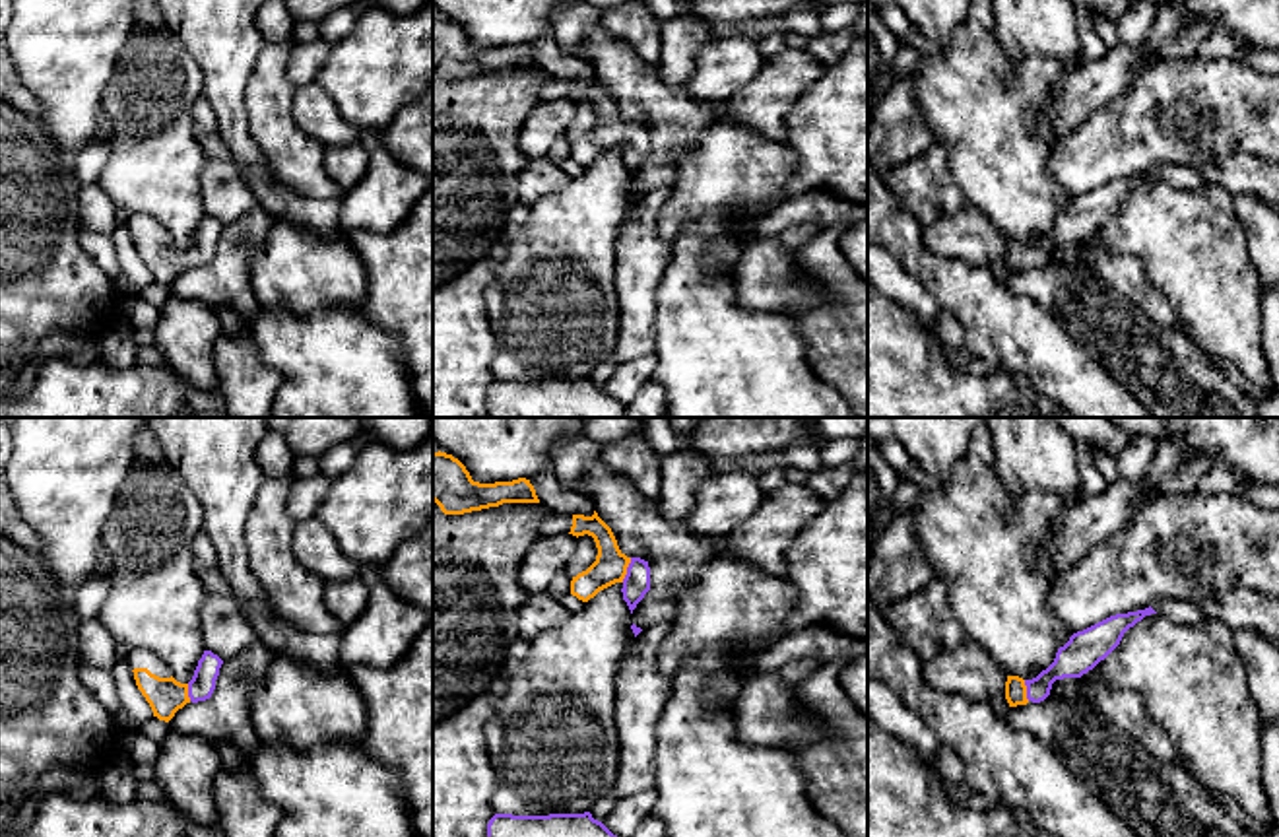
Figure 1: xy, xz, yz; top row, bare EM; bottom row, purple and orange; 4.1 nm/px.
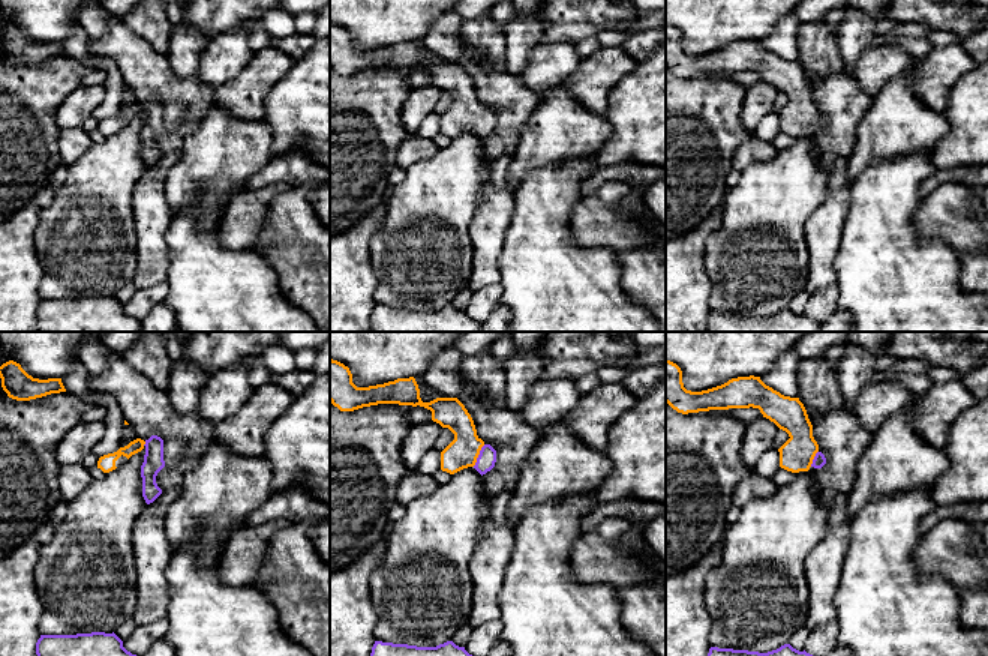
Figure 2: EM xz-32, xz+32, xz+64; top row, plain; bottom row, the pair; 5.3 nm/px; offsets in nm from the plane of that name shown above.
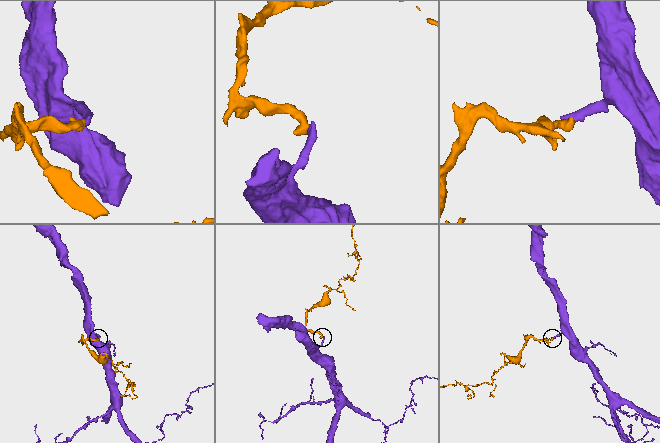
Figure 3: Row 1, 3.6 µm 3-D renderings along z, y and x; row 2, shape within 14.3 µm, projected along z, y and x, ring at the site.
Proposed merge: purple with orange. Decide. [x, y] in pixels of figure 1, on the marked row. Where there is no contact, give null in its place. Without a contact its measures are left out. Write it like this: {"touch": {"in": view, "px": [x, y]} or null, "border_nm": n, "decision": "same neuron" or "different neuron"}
{"touch": {"in": "xz", "px": [627, 569]}, "border_nm": 110, "decision": "same neuron"}

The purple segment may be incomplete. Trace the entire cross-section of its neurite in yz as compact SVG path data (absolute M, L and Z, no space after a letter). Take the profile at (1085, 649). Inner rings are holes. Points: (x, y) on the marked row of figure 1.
M1151 606L1137 612L1110 616L1077 631L1058 649L1054 662L1033 680L1007 676L1005 699L1009 707L1040 703L1050 695L1052 684L1064 678L1081 678L1104 660L1122 641L1124 633L1145 616L1157 614Z

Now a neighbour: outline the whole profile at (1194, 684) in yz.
M1151 614L1095 670L1108 686L1145 697L1151 719L1170 734L1205 790L1229 796L1250 820L1269 825L1262 724L1234 639L1215 618L1182 625Z

